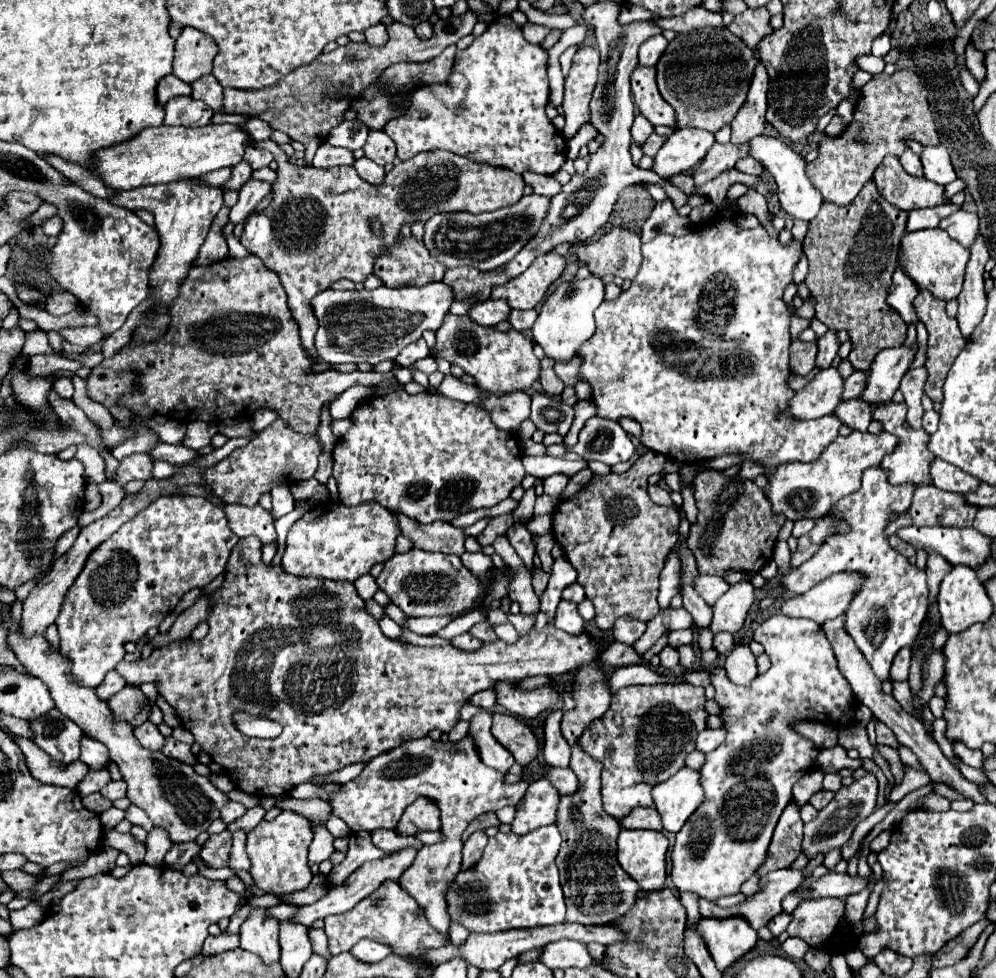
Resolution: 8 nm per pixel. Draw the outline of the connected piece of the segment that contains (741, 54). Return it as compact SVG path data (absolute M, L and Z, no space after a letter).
M726 26L676 34L656 64L658 90L674 108L680 128L704 128L708 132L718 132L734 120L736 112L744 104L756 62L754 50Z

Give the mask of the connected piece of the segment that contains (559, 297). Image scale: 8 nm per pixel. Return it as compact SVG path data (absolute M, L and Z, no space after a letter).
M588 276L586 280L562 282L556 292L552 292L532 326L534 342L540 344L552 360L570 360L574 352L596 332L594 310L604 302L604 282L600 276Z

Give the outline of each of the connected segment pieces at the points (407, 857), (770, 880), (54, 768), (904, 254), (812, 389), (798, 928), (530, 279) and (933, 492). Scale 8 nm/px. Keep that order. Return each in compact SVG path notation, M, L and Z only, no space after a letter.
M404 848L404 850L398 850L398 852L390 854L390 856L386 856L384 860L374 860L374 862L362 864L362 868L358 868L342 886L330 888L318 902L314 902L310 906L302 906L290 920L296 920L296 924L304 924L306 928L310 928L314 924L314 920L318 920L318 918L326 918L330 914L344 914L344 912L348 912L362 898L370 896L384 880L398 880L402 876L402 872L412 864L414 856L416 856L416 850L414 848Z
M782 868L776 872L770 872L768 876L760 878L758 892L744 900L744 904L736 908L720 908L704 898L700 898L700 914L702 918L724 918L724 916L744 916L748 924L752 924L754 930L760 930L766 926L774 916L782 912L782 898L796 890L804 882L802 870L790 870Z
M12 736L12 738L20 746L20 750L24 752L28 770L34 774L36 780L40 780L44 784L74 788L88 772L88 768L80 760L74 762L72 766L70 764L56 764L56 760L52 760L48 754L44 754L40 748L36 748L36 744L32 740L18 738L18 736Z
M920 230L920 232L906 232L900 244L900 268L918 284L918 288L930 290L936 298L952 300L960 294L964 282L964 270L970 260L970 252L952 240L944 230Z
M836 368L818 372L792 398L792 416L796 416L796 420L812 420L832 414L842 400L842 384L844 380Z
M836 897L802 902L794 910L794 920L788 926L788 934L802 938L812 948L824 946L828 936L832 936L838 926L838 920L844 917L845 904L845 898Z
M554 252L538 256L532 262L532 268L528 268L528 272L510 280L504 286L496 286L490 298L502 298L508 302L510 308L518 310L536 308L538 302L544 298L546 290L550 288L550 284L562 276L564 268L566 260Z
M928 484L916 488L908 512L914 526L972 526L978 508L966 504L962 494L950 494Z

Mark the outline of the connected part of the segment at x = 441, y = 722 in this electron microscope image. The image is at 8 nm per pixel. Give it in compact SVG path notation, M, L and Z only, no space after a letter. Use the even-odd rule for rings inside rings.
M248 536L242 538L236 548L230 554L230 560L226 564L226 574L224 574L224 582L222 586L212 592L208 596L208 602L214 604L212 612L208 614L208 634L202 640L188 640L184 644L174 642L162 648L156 648L152 652L150 658L146 660L138 660L138 662L120 662L114 670L120 672L120 676L128 682L128 684L144 684L150 680L156 680L158 692L162 694L162 698L176 710L182 726L186 730L190 730L196 738L196 742L202 746L204 752L208 752L212 756L212 760L216 764L220 764L226 772L228 778L234 782L236 788L240 788L246 794L252 796L280 796L284 792L290 792L294 786L308 782L310 778L314 778L316 774L328 774L328 772L336 772L348 764L356 764L356 762L368 762L376 756L380 756L382 752L388 752L400 744L404 744L404 740L416 740L416 738L424 738L432 728L440 728L442 732L450 732L454 728L454 724L458 722L458 710L466 704L466 700L486 688L492 688L496 682L516 682L528 676L558 676L558 674L566 674L566 672L574 672L578 666L582 664L590 664L598 652L604 650L604 642L588 636L588 634L580 634L580 636L568 636L562 630L556 630L552 626L544 626L542 630L532 628L528 634L520 636L514 644L506 644L504 640L494 640L494 642L484 642L482 648L468 652L468 650L460 650L454 646L402 646L400 642L394 642L390 638L386 638L378 626L378 620L372 618L366 612L366 604L364 600L358 596L356 588L352 582L340 582L340 580L324 580L324 578L296 578L288 572L284 572L282 566L272 566L262 562L262 544L260 540L256 540L256 536ZM294 610L336 610L336 620L310 620L310 616L300 618ZM236 710L244 710L244 712L252 712L256 716L264 716L270 718L274 722L278 722L284 730L278 738L274 740L260 740L260 738L248 738L242 736L238 730L234 730L232 724L232 714Z

